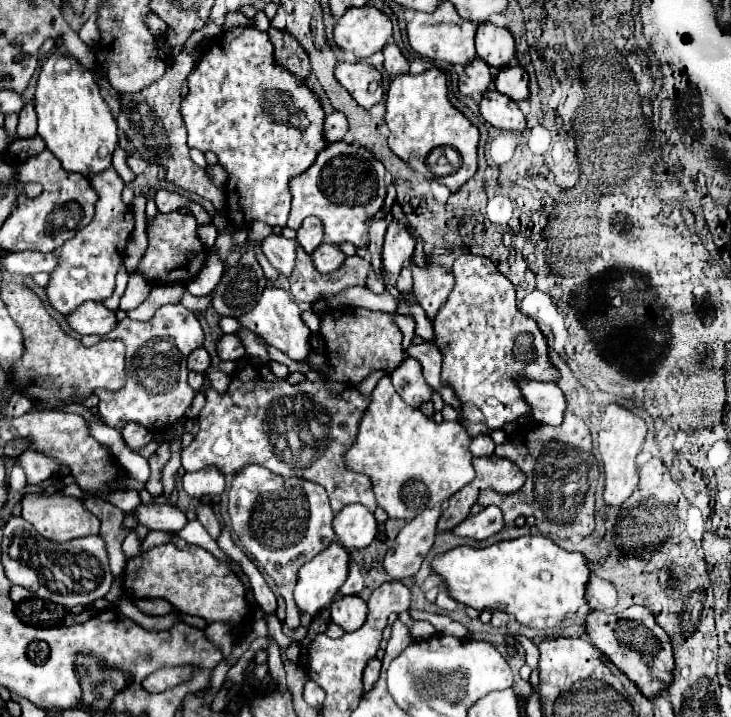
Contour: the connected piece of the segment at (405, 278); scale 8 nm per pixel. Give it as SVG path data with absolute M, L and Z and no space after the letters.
M406 266L400 272L396 288L401 293L408 293L412 291L412 287L413 287L412 273L410 268Z

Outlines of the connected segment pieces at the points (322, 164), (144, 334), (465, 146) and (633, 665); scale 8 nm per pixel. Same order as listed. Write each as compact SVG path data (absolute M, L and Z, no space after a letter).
M328 144L306 172L290 178L288 190L292 194L288 228L296 230L306 216L316 216L322 220L324 234L332 244L352 242L356 248L362 248L368 246L366 222L380 210L386 198L386 168L358 144Z
M166 304L158 308L156 316L148 322L136 322L130 318L120 320L106 336L126 340L128 378L126 386L118 392L94 392L100 398L98 416L102 422L118 432L122 432L122 428L130 422L136 422L148 430L170 428L184 416L196 396L186 380L186 358L192 350L200 348L204 340L204 332L196 316L180 304Z
M432 68L418 76L412 74L400 74L390 82L390 88L386 92L386 126L390 130L388 146L390 150L402 158L406 164L410 164L416 172L424 174L428 180L440 180L444 184L444 178L432 176L432 172L426 168L424 160L432 148L438 146L452 146L462 156L462 166L454 172L454 188L450 192L456 192L466 180L470 180L478 168L478 140L480 132L476 126L470 124L470 120L458 112L446 96L446 78L440 70Z
M630 606L628 610L616 614L604 612L590 612L584 620L586 634L590 636L592 644L614 664L620 672L624 672L646 698L660 696L670 680L674 668L674 654L670 646L670 638L666 632L656 624L652 612L646 606Z

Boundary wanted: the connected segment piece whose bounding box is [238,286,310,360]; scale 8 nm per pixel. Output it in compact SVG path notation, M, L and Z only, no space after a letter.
M266 286L266 290L262 292L260 300L256 302L256 306L238 316L238 322L244 326L244 328L250 328L252 332L256 332L264 342L268 342L270 346L282 350L286 356L290 356L292 360L302 360L310 354L310 344L308 344L308 338L310 338L310 330L308 326L302 322L300 318L300 310L298 310L298 304L292 300L292 296L282 290L282 288L276 288L276 286Z

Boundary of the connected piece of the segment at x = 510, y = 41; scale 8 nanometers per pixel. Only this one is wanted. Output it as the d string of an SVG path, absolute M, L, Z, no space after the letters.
M490 22L476 28L476 54L492 68L504 68L514 58L514 38L506 28L498 28Z

